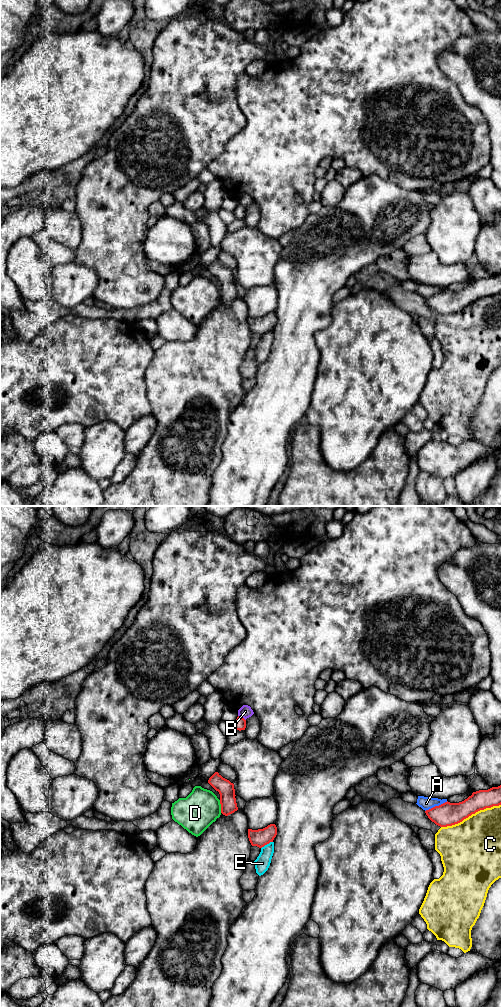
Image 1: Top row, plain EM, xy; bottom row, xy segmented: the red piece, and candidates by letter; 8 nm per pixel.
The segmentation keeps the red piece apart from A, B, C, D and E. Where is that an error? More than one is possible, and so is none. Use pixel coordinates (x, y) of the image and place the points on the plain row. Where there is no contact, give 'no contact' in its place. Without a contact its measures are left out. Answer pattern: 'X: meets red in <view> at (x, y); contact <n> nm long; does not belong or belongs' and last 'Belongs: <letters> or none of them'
A: meets red in xy at (436, 294); contact 200 nm long; does not belong
B: meets red in xy at (241, 205); contact 80 nm long; does not belong
C: meets red in xy at (470, 303); contact 500 nm long; does not belong
D: meets red in xy at (221, 294); contact 110 nm long; does not belong
E: meets red in xy at (266, 332); contact 110 nm long; does not belong
Belongs: none of them

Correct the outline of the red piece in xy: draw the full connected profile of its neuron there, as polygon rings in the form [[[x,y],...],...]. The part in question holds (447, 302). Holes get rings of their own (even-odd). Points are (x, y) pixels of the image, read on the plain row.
[[[501,273],[473,280],[471,284],[459,291],[447,289],[426,298],[425,301],[436,313],[447,315],[462,310],[480,298],[499,293],[501,293]]]

